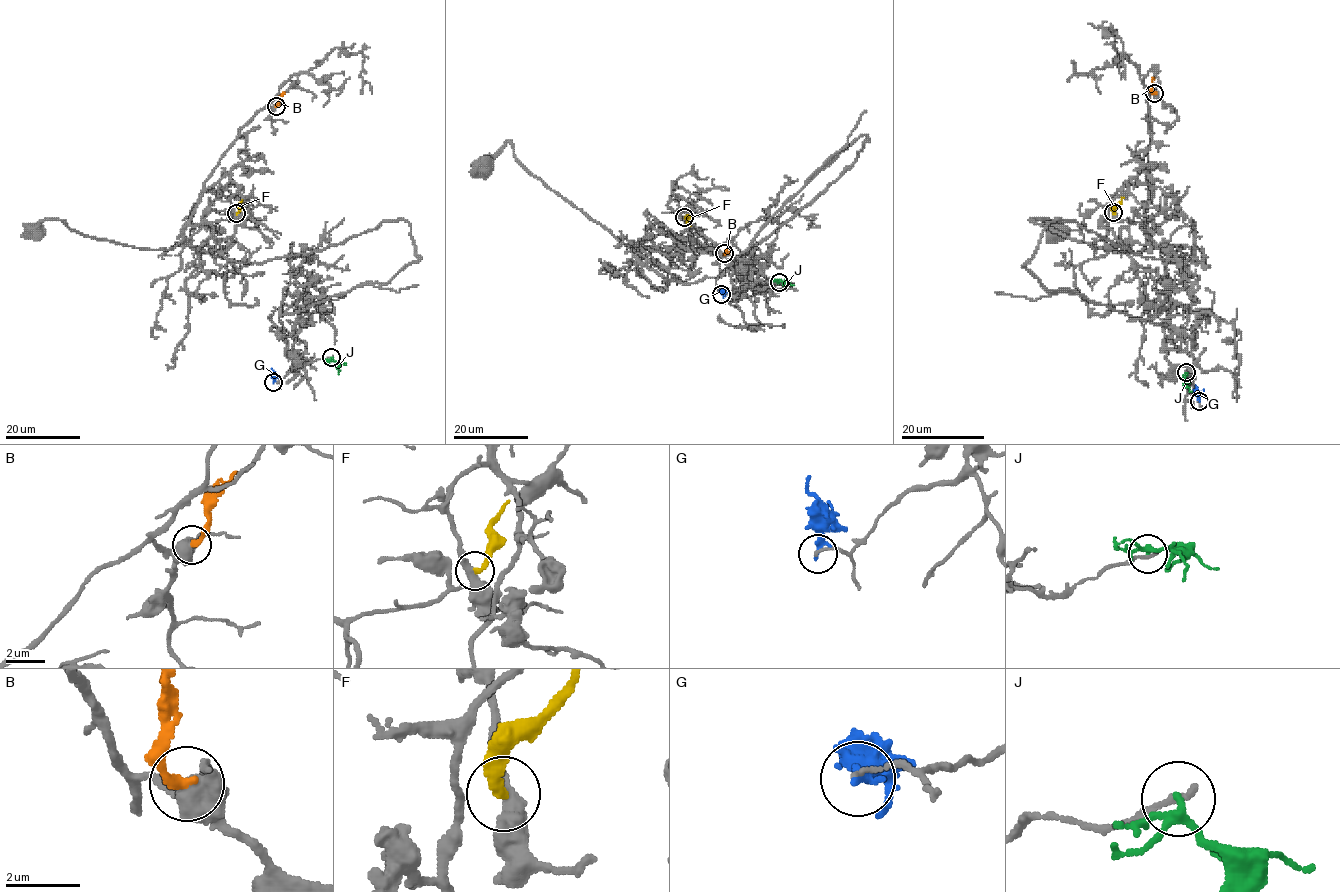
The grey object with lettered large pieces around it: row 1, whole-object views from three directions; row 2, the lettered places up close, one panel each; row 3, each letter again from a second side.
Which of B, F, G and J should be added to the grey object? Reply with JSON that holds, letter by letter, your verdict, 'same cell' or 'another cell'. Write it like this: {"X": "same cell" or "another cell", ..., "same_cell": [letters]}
{"B": "another cell", "F": "another cell", "G": "another cell", "J": "another cell", "same_cell": []}

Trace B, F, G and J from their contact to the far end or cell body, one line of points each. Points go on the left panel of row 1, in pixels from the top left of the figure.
B: (276, 106), (285, 92)
F: (236, 213), (242, 200)
G: (273, 383), (272, 368)
J: (331, 357), (338, 374)

